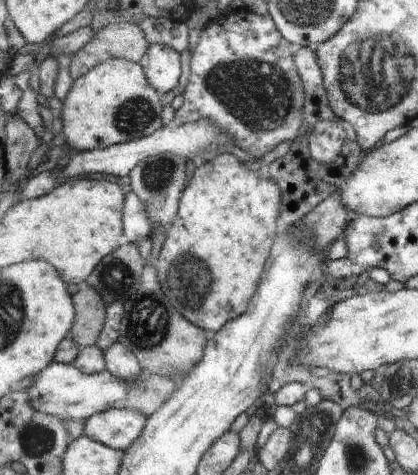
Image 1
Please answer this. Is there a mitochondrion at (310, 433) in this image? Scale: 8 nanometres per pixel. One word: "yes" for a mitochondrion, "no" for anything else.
yes

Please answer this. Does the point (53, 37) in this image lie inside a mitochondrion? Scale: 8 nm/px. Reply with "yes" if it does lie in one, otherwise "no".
no

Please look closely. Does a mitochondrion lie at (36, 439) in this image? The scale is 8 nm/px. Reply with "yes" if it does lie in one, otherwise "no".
yes

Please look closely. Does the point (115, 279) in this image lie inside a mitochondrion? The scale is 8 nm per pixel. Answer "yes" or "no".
yes

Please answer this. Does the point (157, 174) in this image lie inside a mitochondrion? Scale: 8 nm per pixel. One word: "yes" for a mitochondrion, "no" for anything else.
yes

